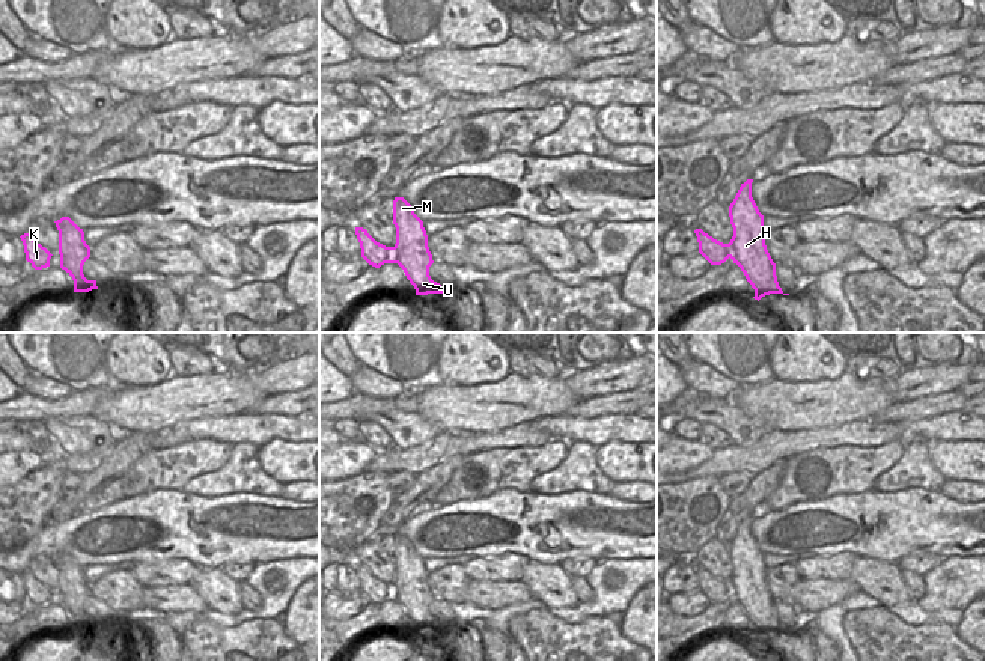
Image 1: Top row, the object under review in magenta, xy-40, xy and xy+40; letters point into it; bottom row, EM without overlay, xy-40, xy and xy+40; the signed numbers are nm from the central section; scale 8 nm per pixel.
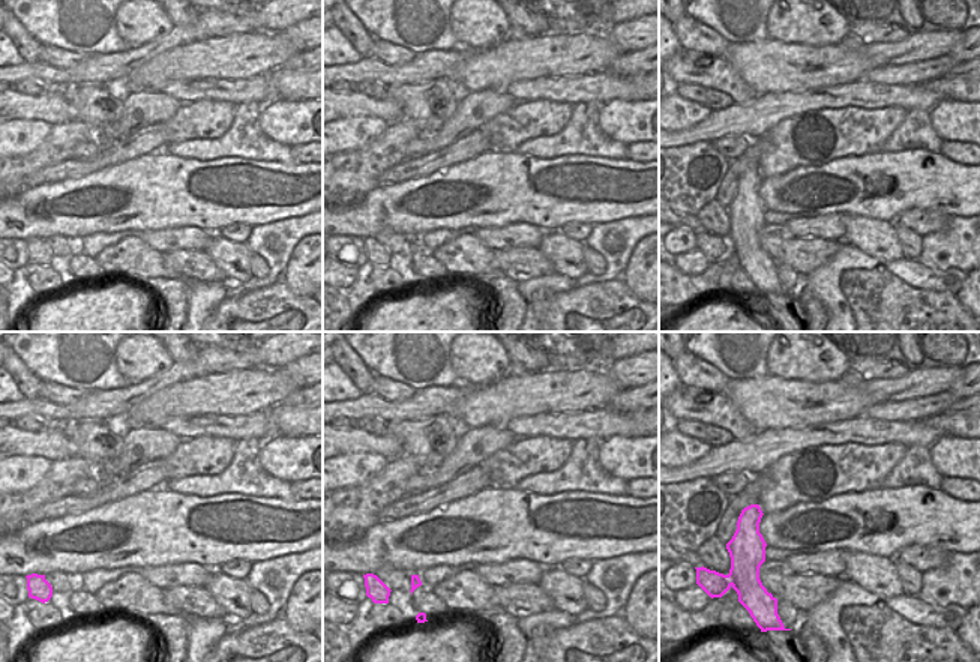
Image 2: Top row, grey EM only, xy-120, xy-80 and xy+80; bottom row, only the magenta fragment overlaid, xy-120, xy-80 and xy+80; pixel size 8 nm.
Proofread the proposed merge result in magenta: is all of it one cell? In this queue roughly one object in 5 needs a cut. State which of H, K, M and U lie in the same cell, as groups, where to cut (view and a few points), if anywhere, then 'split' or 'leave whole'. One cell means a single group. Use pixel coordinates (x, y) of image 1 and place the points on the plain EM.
groups H M U / K; cut xy (393, 584), (398, 600); split

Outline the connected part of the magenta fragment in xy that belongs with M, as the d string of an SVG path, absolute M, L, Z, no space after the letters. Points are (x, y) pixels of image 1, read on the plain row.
M404 535L393 538L393 562L396 565L398 602L414 623L416 632L447 631L429 613L429 604L434 598L428 584L428 572L423 559Z

